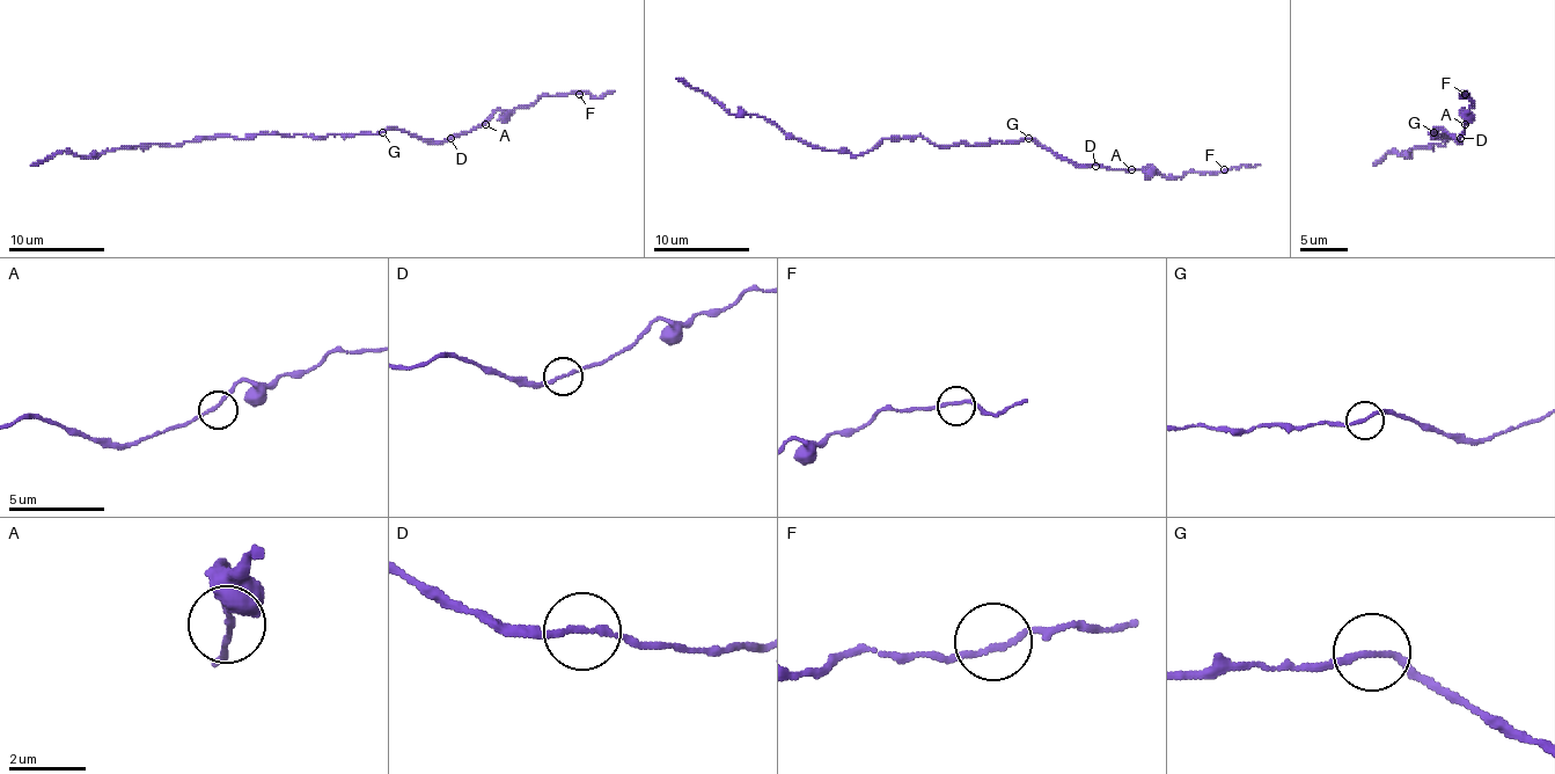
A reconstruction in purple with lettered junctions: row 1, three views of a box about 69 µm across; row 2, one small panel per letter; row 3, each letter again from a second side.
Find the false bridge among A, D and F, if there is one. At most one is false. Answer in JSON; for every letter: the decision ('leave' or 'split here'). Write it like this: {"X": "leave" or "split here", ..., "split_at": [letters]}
{"A": "leave", "D": "leave", "F": "leave", "split_at": []}

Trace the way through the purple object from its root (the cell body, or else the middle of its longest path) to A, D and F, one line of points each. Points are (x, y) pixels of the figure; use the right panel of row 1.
A: (1440, 137), (1434, 130), (1440, 130), (1460, 141), (1465, 124)
D: (1440, 137), (1434, 130), (1460, 139)
F: (1440, 137), (1434, 130), (1440, 130), (1460, 141), (1465, 134), (1465, 110), (1472, 106), (1465, 94)

